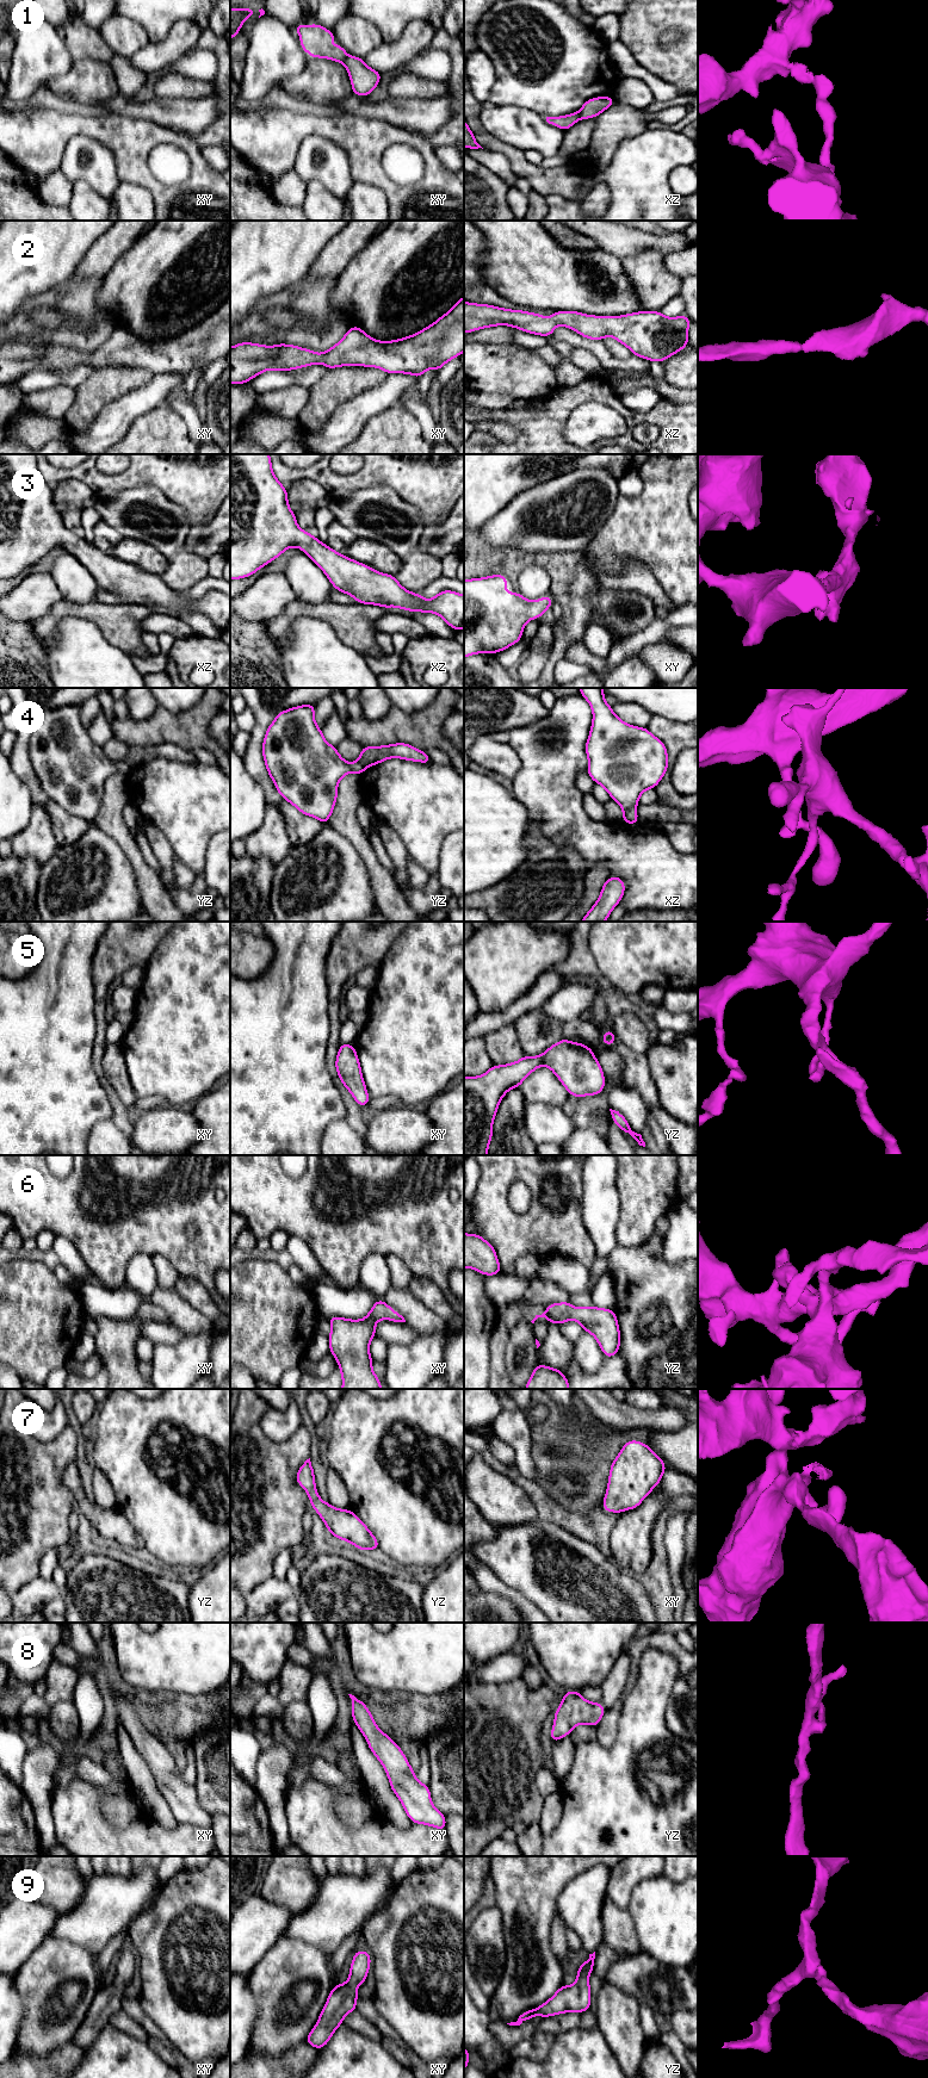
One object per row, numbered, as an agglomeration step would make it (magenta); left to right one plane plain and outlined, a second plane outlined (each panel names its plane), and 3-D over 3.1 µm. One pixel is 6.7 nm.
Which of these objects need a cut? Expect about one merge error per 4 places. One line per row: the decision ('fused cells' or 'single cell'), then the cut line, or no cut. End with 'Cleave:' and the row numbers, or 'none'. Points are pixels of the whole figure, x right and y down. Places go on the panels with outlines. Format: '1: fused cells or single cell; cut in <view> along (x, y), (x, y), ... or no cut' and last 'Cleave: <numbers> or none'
1: fused cells; cut in xy along (347, 56), (342, 62)
2: single cell; no cut
3: single cell; no cut
4: single cell; no cut
5: single cell; no cut
6: single cell; no cut
7: single cell; no cut
8: single cell; no cut
9: single cell; no cut
Cleave: 1

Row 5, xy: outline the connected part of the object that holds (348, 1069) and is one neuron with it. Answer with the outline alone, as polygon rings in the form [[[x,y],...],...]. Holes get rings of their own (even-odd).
[[[340,1044],[335,1068],[341,1083],[351,1092],[357,1104],[360,1108],[367,1105],[371,1098],[366,1091],[354,1044]]]

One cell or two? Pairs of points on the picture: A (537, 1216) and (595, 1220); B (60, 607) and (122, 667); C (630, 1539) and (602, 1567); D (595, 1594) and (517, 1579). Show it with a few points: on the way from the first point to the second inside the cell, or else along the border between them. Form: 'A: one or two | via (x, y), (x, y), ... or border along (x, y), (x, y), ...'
A: two | border along (582, 1190), (582, 1222), (589, 1235)
B: two | border along (97, 624), (75, 616), (65, 616), (51, 638)
C: two | border along (610, 1556), (622, 1568), (633, 1574)
D: one | via (576, 1586), (570, 1581), (536, 1579)

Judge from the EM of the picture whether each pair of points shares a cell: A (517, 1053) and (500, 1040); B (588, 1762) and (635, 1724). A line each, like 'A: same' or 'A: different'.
A: same
B: same

